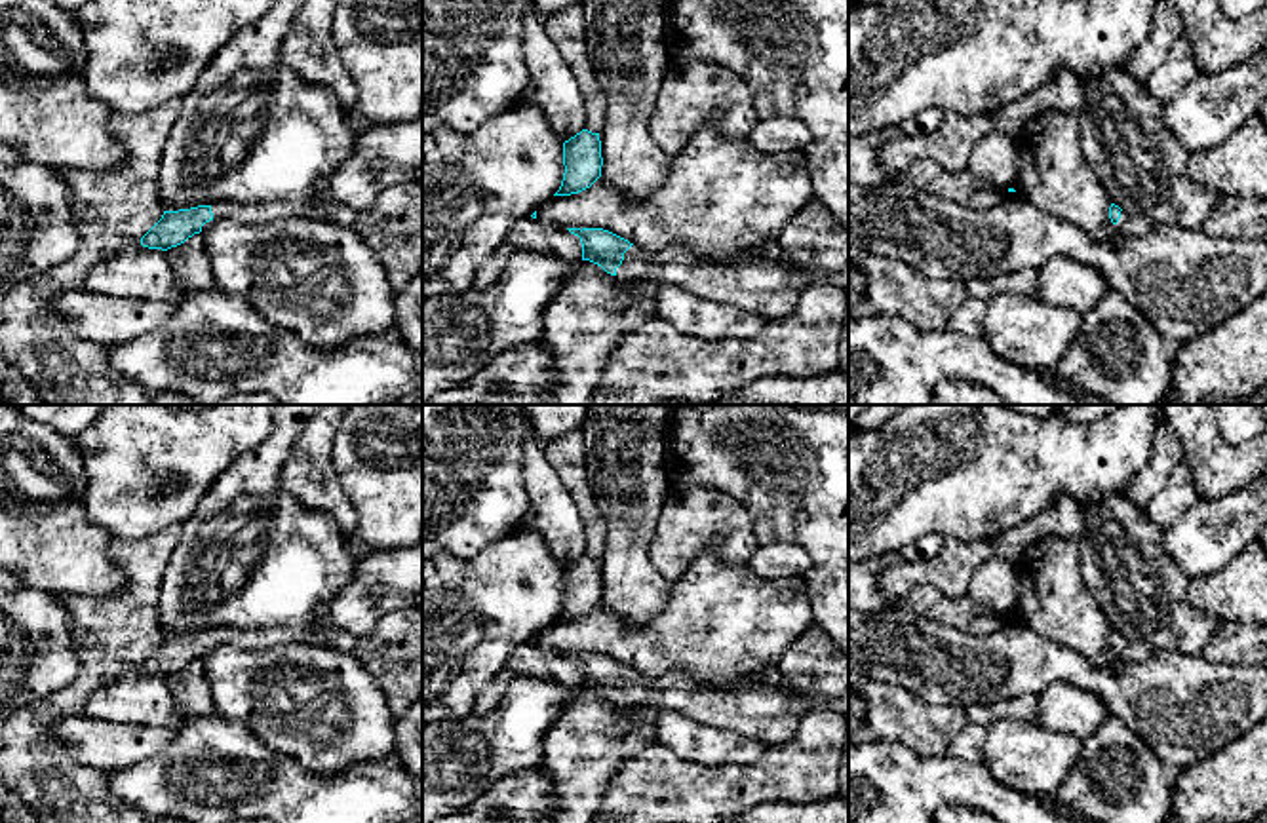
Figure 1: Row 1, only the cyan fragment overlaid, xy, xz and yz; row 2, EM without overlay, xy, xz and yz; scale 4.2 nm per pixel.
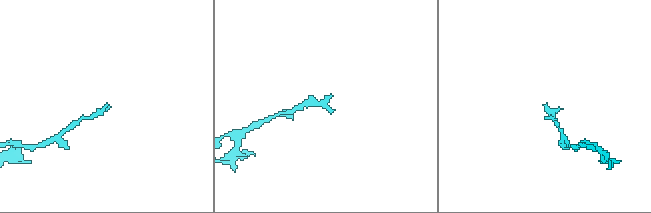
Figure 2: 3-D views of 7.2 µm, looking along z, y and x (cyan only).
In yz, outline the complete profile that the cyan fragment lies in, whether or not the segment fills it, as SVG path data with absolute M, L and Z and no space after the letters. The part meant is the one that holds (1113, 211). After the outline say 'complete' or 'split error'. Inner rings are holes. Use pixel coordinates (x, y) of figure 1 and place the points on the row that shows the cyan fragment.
M1111 203L1109 219L1121 236L1145 236L1151 228L1141 217L1126 215L1119 205Z; split error

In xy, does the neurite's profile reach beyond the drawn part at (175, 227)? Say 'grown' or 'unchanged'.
grown

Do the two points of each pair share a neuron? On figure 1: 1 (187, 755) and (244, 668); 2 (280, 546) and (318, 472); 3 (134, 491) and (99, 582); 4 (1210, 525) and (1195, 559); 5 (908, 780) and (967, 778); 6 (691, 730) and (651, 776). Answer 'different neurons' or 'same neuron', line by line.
1: different neurons
2: different neurons
3: different neurons
4: same neuron
5: same neuron
6: different neurons

